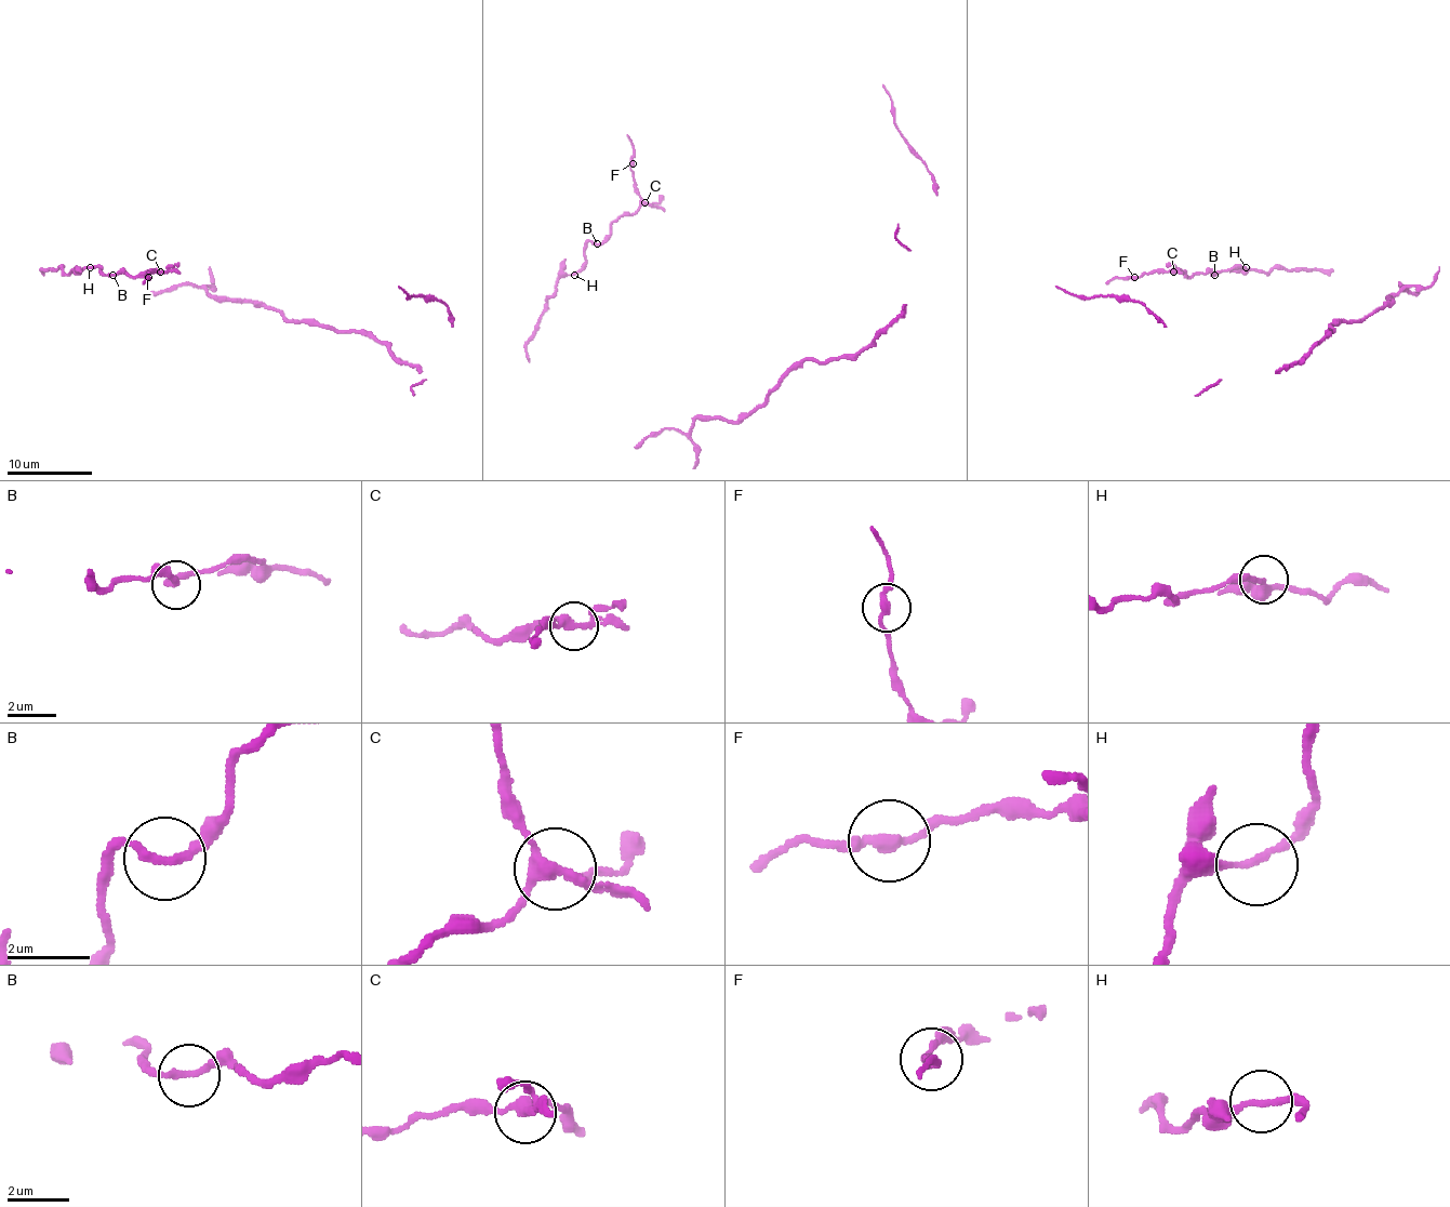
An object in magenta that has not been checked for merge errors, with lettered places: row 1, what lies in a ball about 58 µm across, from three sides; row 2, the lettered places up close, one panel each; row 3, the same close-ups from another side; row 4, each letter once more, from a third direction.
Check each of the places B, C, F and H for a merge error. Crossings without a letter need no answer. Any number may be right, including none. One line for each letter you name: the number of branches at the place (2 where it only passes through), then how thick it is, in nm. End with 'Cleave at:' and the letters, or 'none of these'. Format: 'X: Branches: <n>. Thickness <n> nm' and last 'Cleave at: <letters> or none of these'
Cleave at: none of these

